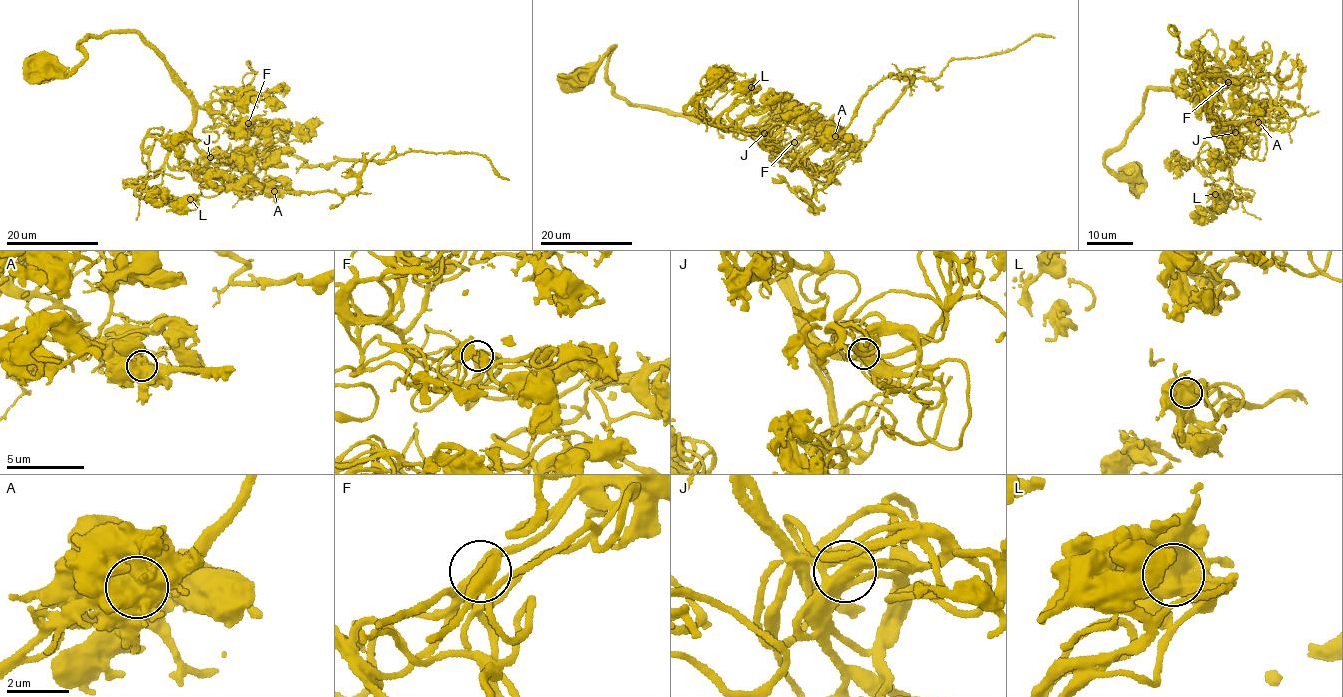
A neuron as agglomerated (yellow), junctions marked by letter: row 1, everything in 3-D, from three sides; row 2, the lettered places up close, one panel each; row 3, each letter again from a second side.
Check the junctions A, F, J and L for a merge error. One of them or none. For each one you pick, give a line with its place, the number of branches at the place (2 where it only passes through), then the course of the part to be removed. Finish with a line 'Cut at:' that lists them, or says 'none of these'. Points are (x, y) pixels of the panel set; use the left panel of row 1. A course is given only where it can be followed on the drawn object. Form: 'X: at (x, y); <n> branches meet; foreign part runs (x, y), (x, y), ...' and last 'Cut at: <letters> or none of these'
A: at (274, 191); 5 branches meet; foreign part runs (274, 190), (349, 195), (365, 164), (341, 160), (312, 168), (286, 151), (239, 150), (255, 159), (269, 147)
Cut at: A

